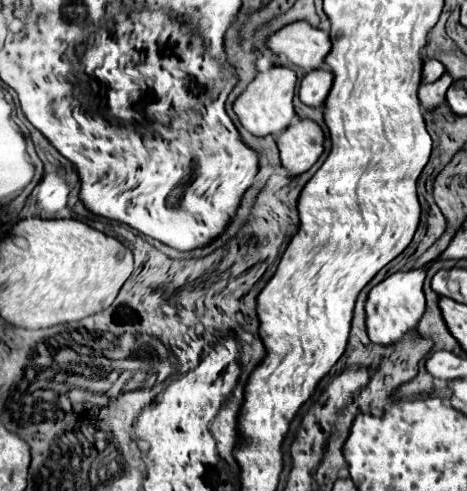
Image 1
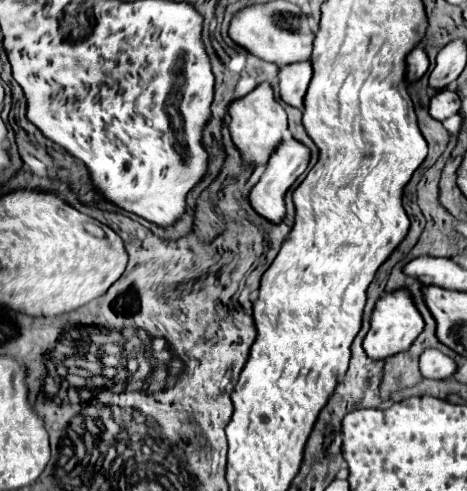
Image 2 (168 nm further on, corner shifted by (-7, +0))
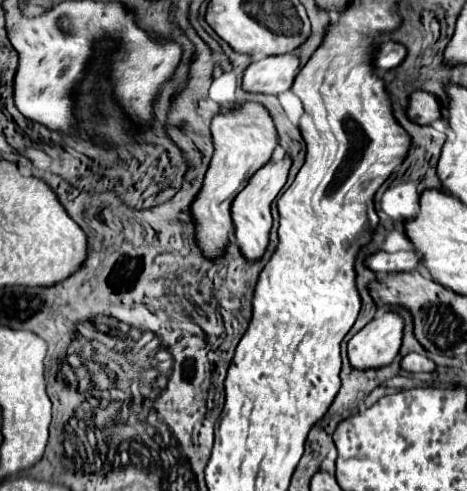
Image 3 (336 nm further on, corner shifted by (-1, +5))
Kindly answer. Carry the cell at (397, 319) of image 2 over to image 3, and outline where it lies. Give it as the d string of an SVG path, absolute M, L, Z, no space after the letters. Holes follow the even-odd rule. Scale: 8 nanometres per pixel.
M386 309L348 341L348 357L356 369L376 369L394 361L402 347L404 319Z

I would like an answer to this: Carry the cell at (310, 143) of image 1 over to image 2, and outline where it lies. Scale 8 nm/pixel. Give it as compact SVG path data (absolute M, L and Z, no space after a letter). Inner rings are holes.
M294 138L284 140L284 142L278 146L278 150L270 156L268 166L266 166L264 174L260 176L260 180L258 180L258 182L252 186L252 190L250 190L248 200L250 200L250 204L252 204L252 210L254 210L258 216L262 216L264 220L268 220L270 224L280 224L280 220L282 220L284 214L286 214L286 206L284 206L286 192L288 192L288 188L296 182L296 178L308 168L308 162L310 162L310 150L308 150L304 144L300 144L300 142L294 140Z

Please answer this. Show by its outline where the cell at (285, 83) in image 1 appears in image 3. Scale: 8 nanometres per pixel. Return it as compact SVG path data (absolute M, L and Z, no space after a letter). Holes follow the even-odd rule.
M246 101L234 107L230 113L218 113L212 119L212 137L214 137L216 151L206 171L202 191L192 205L198 245L202 247L206 257L210 255L210 259L222 255L230 239L230 229L232 229L230 205L234 197L246 187L248 179L262 165L270 161L272 151L278 145L278 133L276 133L272 115L262 103L256 103L256 101Z

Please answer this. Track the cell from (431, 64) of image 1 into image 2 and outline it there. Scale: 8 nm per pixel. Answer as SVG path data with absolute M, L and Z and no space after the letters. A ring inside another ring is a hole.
M414 48L406 58L406 78L408 82L418 80L428 70L428 56L422 48Z

